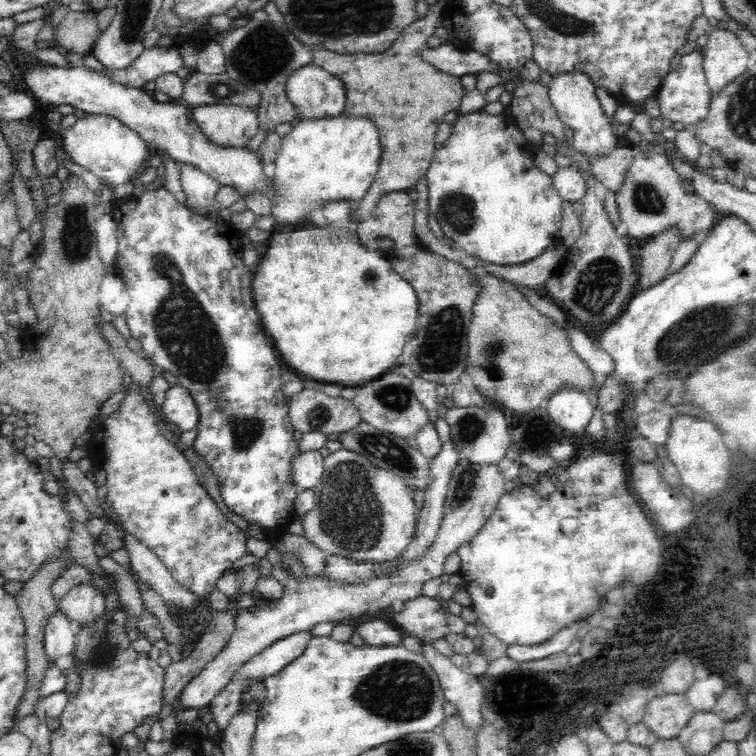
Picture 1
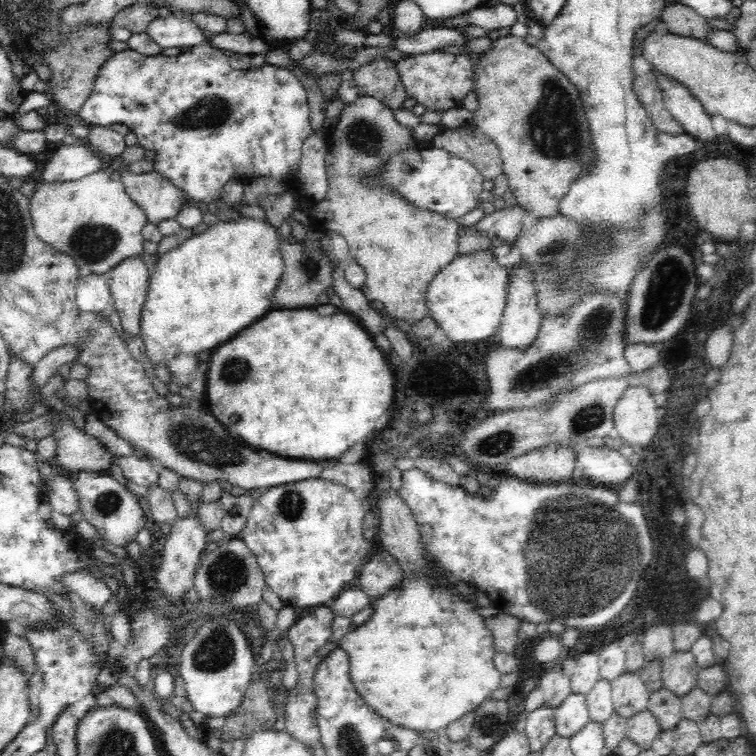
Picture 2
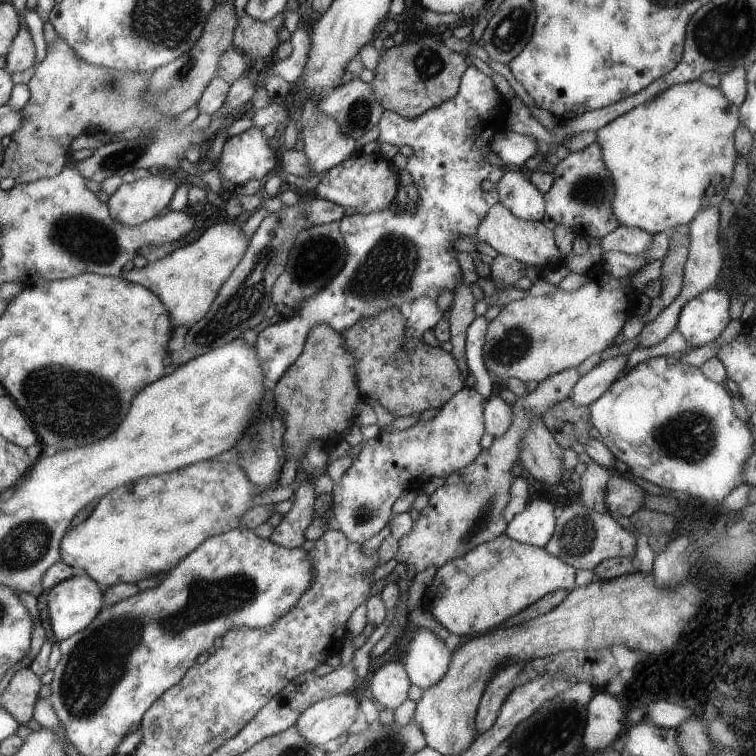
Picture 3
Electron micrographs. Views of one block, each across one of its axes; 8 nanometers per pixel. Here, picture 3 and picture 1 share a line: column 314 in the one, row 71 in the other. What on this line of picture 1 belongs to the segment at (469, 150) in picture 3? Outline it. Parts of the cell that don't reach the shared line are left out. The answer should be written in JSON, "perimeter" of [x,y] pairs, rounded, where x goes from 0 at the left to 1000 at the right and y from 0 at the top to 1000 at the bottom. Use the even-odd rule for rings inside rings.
{"perimeter":[[[414,83],[390,93],[378,107],[377,120],[397,160],[455,149],[459,118],[454,106]]]}

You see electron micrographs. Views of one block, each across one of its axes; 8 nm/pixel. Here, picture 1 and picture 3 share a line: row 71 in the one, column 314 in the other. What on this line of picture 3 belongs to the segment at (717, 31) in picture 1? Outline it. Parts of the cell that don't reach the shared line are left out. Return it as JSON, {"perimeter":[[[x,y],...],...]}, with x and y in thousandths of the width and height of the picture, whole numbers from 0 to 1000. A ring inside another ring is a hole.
{"perimeter":[[[467,915],[442,919],[402,939],[390,958],[410,984],[426,987],[442,976],[460,972],[474,937],[476,929]]]}

